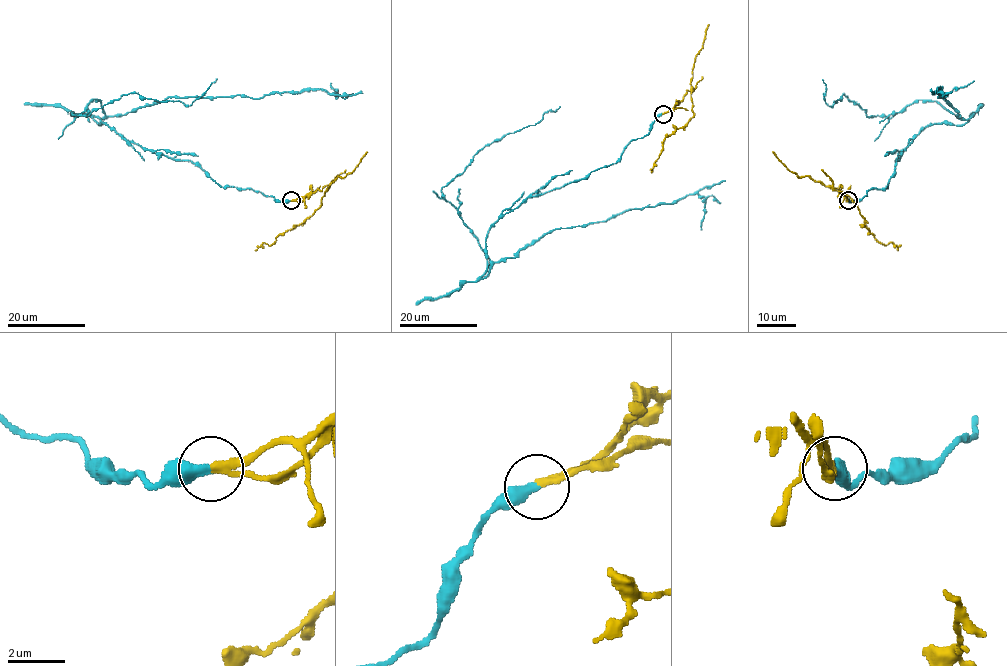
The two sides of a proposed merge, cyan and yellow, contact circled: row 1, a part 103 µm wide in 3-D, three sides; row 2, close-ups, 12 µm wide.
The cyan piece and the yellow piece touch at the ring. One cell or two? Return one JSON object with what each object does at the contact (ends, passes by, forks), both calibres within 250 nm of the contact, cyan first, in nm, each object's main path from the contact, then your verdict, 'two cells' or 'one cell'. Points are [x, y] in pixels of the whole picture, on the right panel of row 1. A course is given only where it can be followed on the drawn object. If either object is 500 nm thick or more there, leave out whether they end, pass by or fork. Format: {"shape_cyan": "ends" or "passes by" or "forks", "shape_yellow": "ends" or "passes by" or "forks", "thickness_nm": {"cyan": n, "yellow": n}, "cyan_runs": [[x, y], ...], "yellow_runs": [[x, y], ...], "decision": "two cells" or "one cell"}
{"shape_cyan": "ends", "shape_yellow": "ends", "thickness_nm": {"cyan": 380, "yellow": 280}, "cyan_runs": [[848, 200], [887, 187], [921, 130], [972, 117], [959, 117], [937, 92], [974, 81]], "yellow_runs": [[848, 200], [832, 185], [856, 204], [864, 224], [877, 241], [885, 244], [893, 243], [897, 249]], "decision": "two cells"}

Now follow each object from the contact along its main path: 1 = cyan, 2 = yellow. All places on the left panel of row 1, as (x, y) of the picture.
1: (291, 200), (221, 187), (189, 161), (153, 153), (92, 118), (168, 97), (339, 95), (331, 83)
2: (291, 200), (327, 185), (321, 205), (302, 223), (281, 234), (269, 245), (263, 243), (255, 250)

